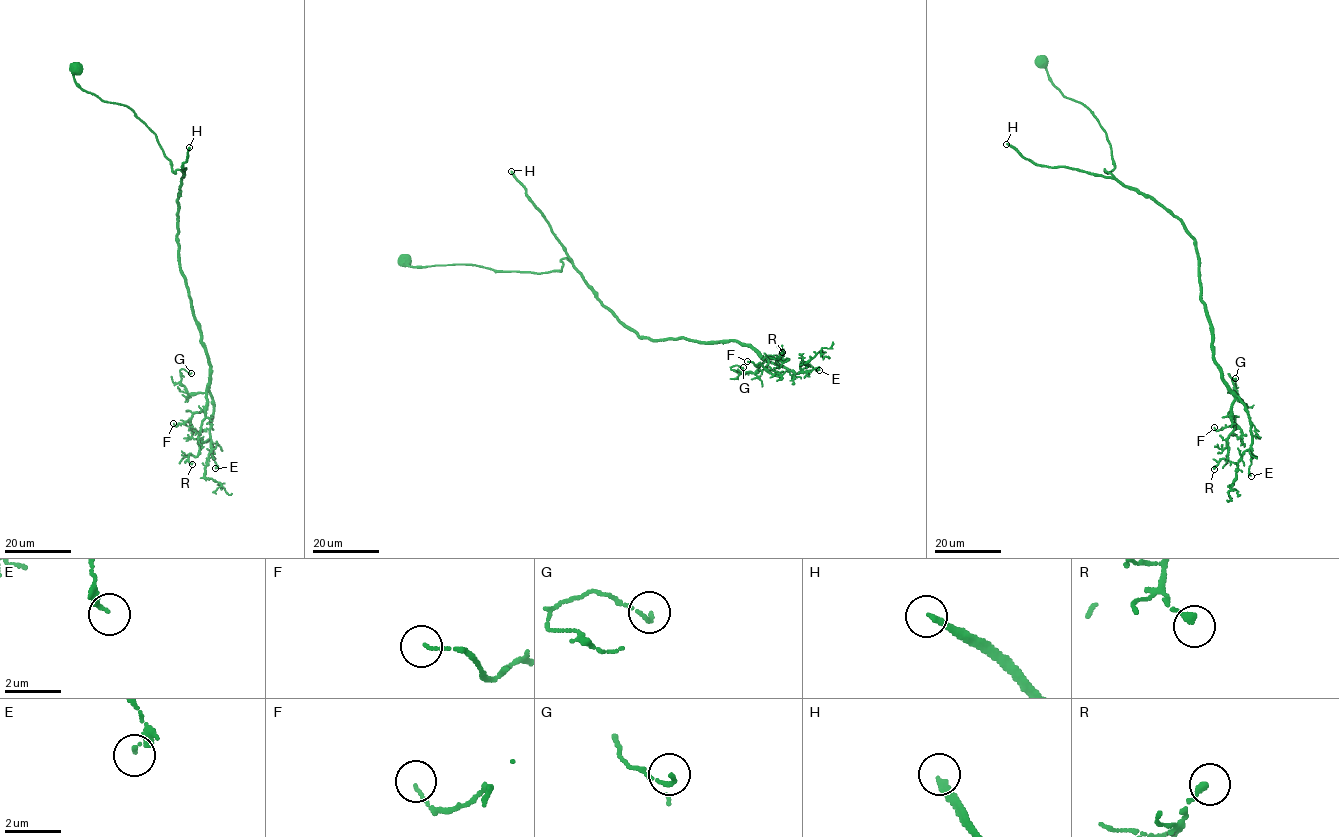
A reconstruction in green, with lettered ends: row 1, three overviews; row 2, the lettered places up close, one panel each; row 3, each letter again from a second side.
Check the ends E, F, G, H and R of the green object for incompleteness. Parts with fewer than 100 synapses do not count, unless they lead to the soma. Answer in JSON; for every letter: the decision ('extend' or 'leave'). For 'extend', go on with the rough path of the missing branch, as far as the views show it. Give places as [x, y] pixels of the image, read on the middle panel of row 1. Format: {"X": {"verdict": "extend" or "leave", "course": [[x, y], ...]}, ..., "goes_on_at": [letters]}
{"E": {"verdict": "leave"}, "F": {"verdict": "leave"}, "G": {"verdict": "leave"}, "H": {"verdict": "extend"}, "R": {"verdict": "leave"}, "goes_on_at": ["H"]}

